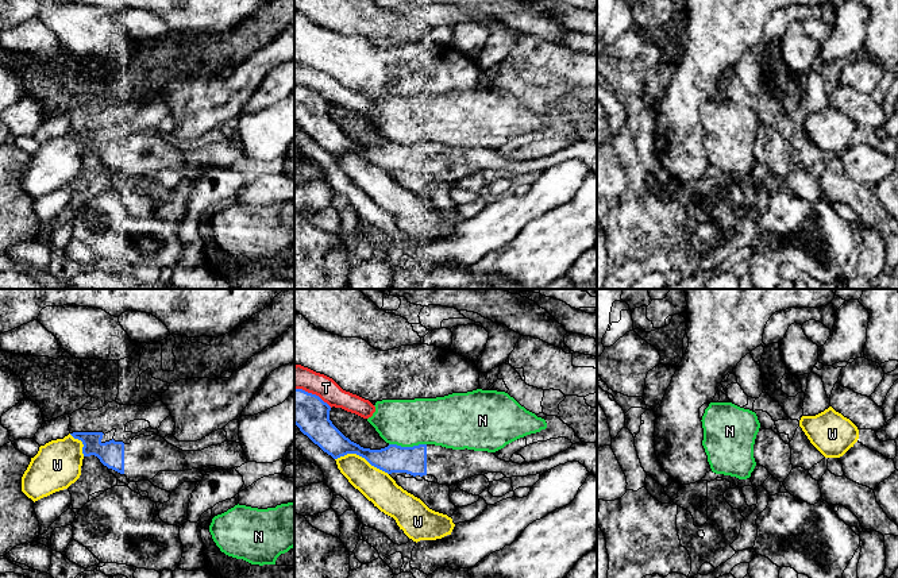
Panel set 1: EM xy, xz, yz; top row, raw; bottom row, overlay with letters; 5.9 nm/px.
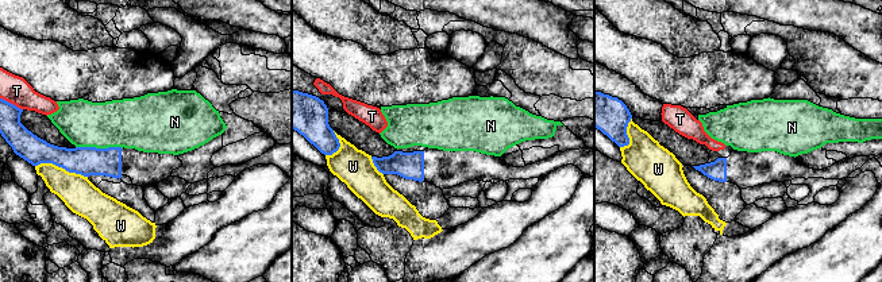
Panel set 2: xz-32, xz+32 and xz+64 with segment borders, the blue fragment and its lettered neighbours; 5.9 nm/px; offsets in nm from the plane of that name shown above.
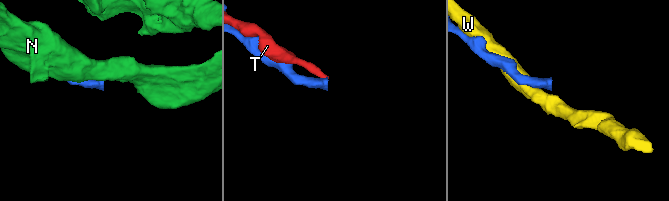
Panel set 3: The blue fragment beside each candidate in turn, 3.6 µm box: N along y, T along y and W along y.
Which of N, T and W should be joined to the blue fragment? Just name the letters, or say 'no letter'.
no letter

